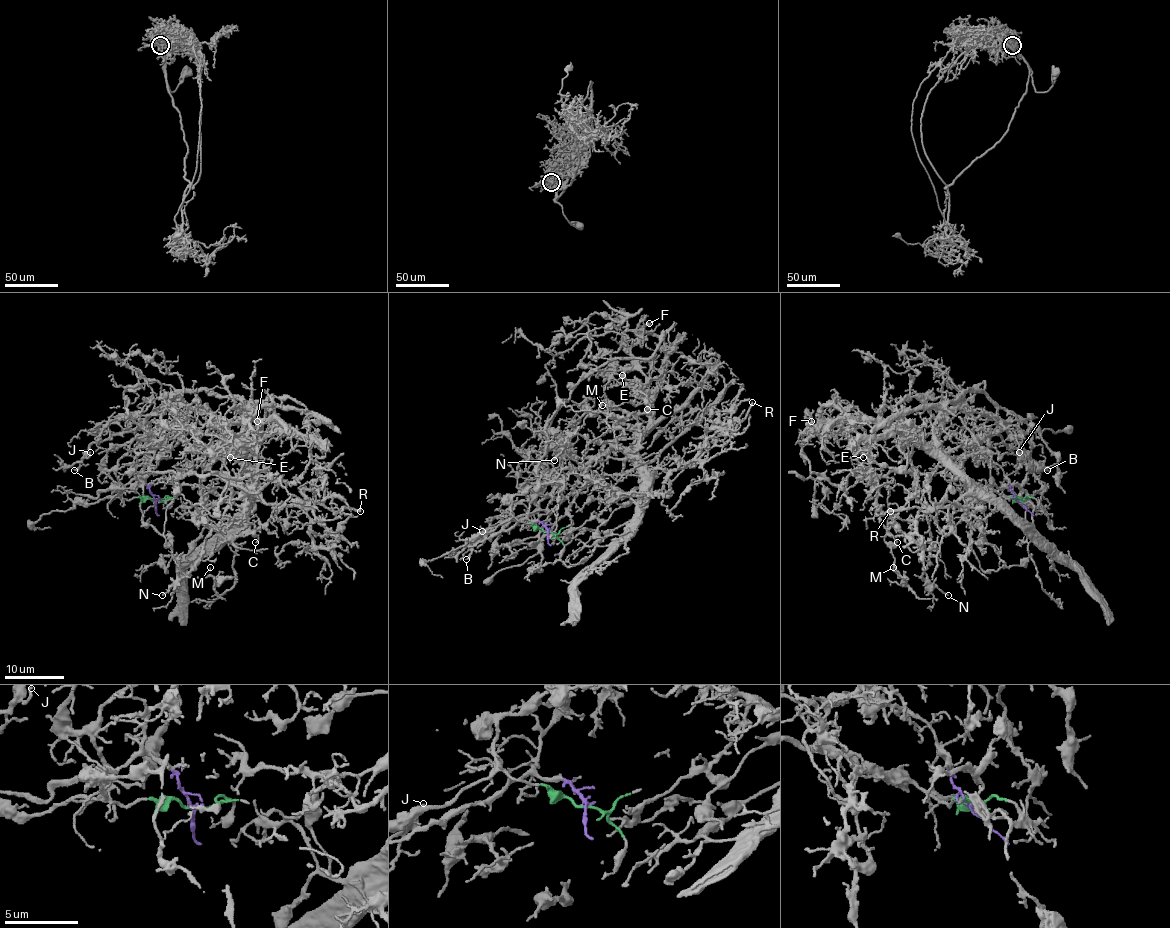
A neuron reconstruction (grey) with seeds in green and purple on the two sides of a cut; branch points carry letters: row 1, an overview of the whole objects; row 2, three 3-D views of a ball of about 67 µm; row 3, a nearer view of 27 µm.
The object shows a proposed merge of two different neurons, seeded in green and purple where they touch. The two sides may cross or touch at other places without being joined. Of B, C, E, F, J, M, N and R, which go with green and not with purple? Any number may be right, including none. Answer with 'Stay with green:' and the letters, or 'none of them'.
Stay with green: M

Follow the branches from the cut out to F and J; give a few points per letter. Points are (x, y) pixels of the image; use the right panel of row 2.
F: (1020, 501), (962, 432), (963, 405), (935, 425), (936, 448), (835, 407), (824, 405), (812, 429), (811, 420)
J: (1020, 501), (1000, 468), (962, 432), (968, 416), (987, 413), (1023, 447), (1024, 456), (1018, 451)

